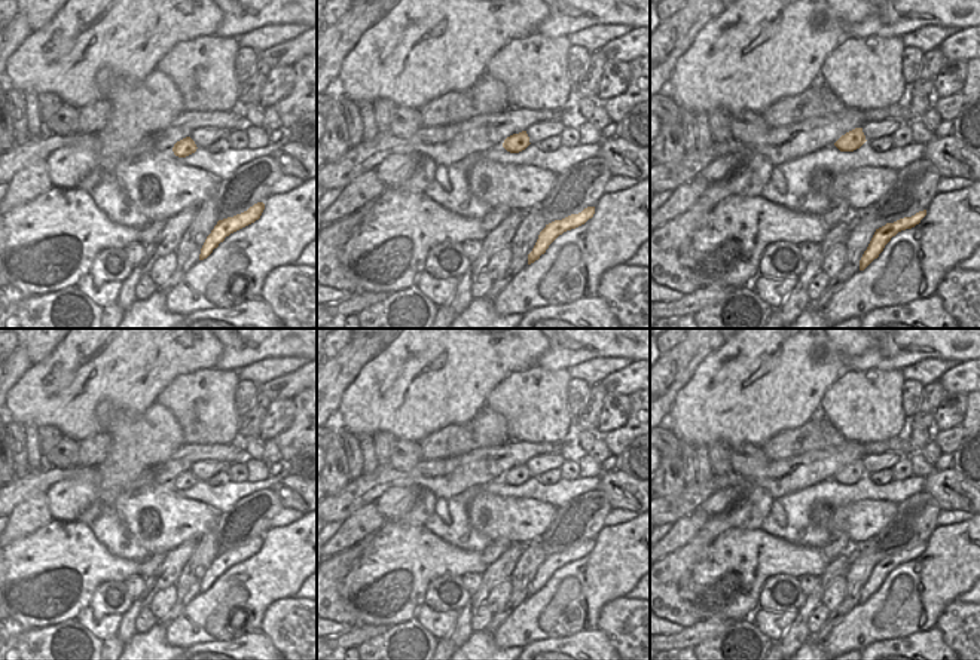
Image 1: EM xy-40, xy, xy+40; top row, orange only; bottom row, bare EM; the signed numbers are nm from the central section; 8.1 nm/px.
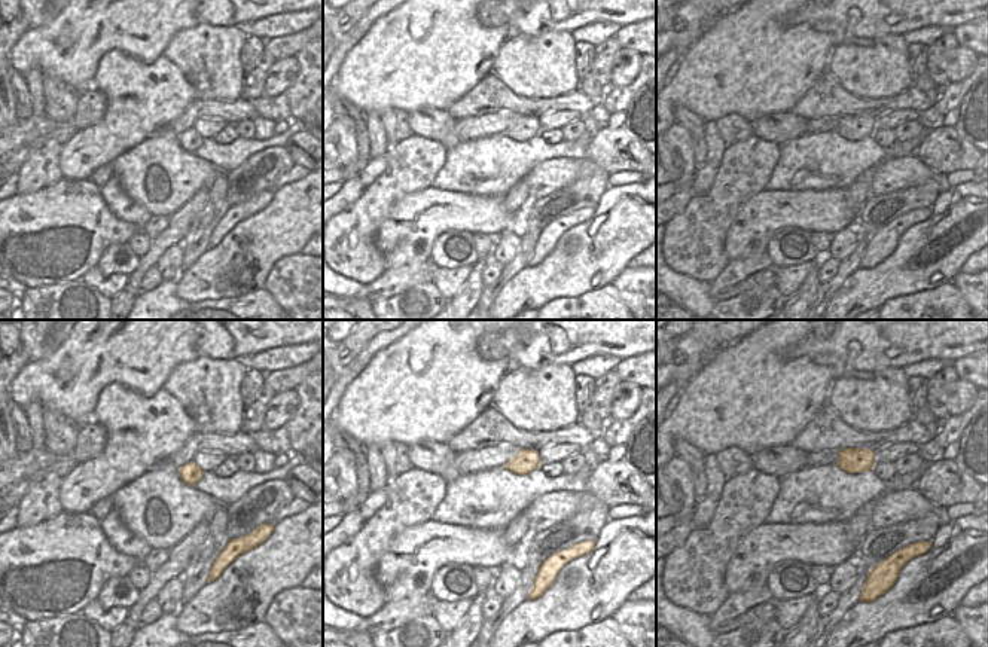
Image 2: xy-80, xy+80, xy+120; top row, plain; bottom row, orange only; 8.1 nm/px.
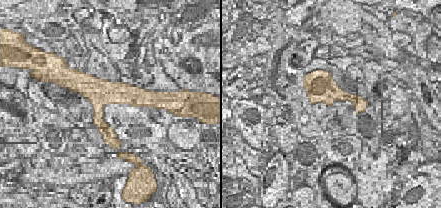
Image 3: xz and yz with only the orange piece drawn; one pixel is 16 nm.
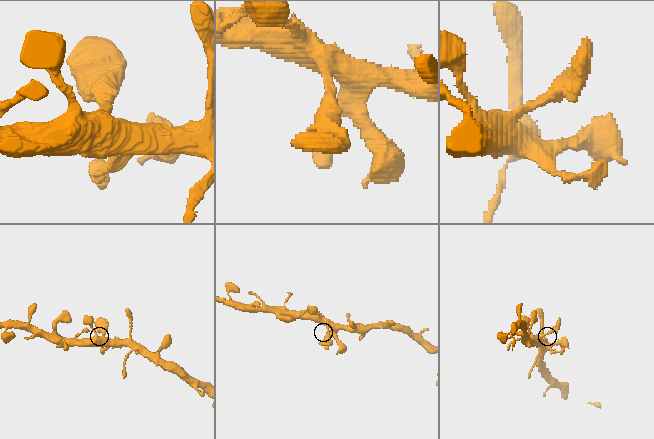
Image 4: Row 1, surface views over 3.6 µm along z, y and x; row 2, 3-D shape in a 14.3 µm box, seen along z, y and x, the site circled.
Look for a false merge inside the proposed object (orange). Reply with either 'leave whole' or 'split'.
leave whole

